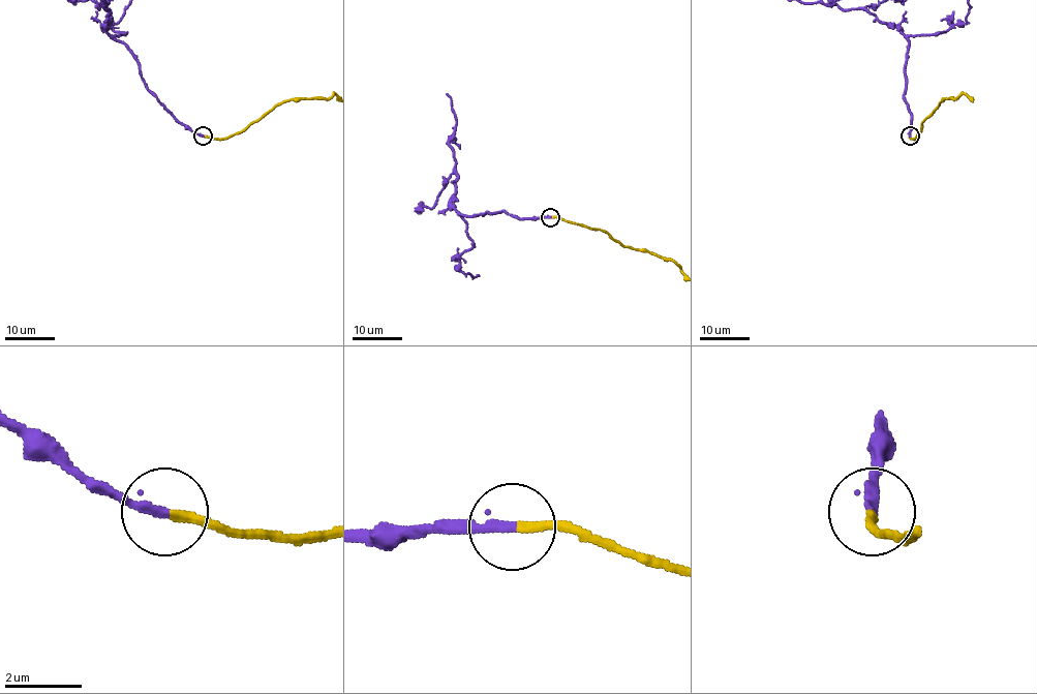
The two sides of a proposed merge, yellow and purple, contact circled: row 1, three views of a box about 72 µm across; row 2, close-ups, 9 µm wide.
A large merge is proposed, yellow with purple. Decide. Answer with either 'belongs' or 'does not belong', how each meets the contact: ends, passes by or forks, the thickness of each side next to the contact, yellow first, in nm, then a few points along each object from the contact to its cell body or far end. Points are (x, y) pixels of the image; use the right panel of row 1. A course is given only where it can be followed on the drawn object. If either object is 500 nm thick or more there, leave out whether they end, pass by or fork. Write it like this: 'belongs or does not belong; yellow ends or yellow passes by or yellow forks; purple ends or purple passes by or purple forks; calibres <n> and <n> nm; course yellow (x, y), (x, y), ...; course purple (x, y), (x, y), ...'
belongs; yellow ends; purple ends; calibres 200 and 220 nm; course purple (910, 136), (911, 112), (904, 97), (909, 41), (862, 9), (822, 1)

